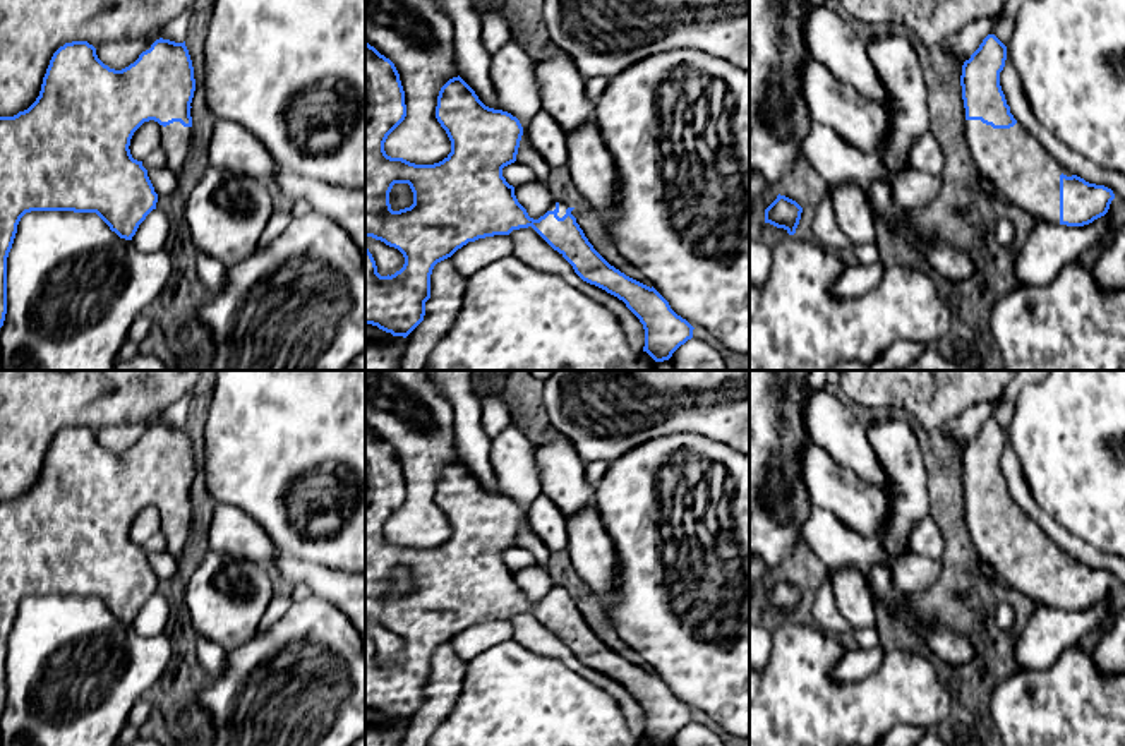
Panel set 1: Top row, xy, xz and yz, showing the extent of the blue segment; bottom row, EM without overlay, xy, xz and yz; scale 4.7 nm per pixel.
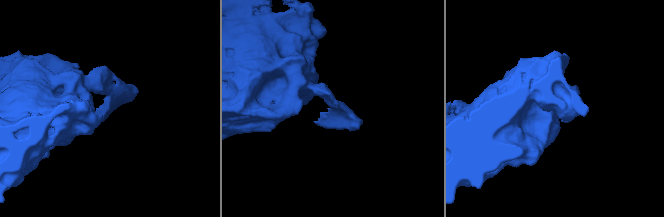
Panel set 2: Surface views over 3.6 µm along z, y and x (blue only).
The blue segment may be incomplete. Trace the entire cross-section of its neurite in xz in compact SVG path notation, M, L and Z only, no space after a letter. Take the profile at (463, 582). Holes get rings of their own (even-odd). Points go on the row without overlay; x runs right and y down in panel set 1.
M365 425L365 621L398 633L405 641L400 655L381 660L365 629L365 708L406 722L424 705L425 686L430 683L430 659L437 647L468 626L532 611L583 665L626 688L643 708L643 736L655 746L669 744L693 722L695 712L677 700L653 671L626 660L593 633L576 607L576 592L556 587L538 604L528 600L514 580L514 571L502 561L502 552L516 545L523 520L516 501L485 490L460 460L449 463L439 475L436 502L451 525L451 537L434 549L415 549L386 538L384 526L405 501L405 475L394 448ZM394 568L410 569L413 576L410 592L391 593L389 576Z

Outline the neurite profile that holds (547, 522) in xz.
M540 494L526 511L530 528L550 552L568 549L566 514L545 494Z

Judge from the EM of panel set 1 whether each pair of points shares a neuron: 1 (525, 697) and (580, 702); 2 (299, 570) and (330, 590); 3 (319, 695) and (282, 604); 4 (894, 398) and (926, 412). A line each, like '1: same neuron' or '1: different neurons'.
1: same neuron
2: same neuron
3: different neurons
4: same neuron

